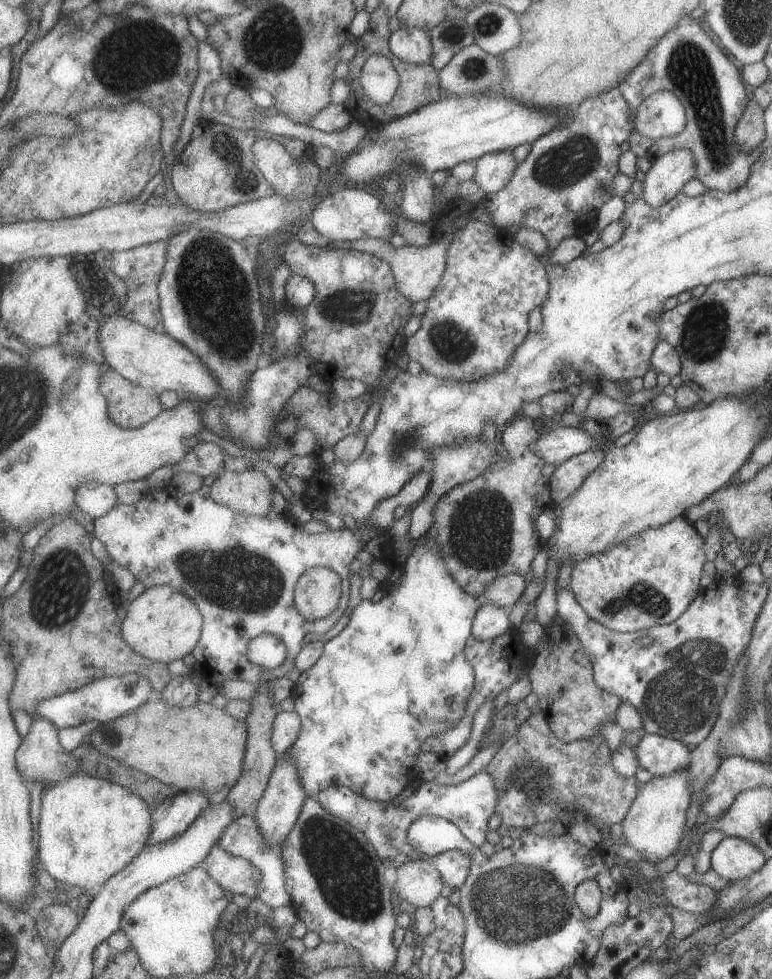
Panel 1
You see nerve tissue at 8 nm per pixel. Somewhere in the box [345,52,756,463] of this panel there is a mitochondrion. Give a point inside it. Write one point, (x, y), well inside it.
(562, 166)

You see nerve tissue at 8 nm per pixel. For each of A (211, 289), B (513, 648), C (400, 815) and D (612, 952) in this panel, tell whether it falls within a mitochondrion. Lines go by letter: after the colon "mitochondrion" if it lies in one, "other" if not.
A: mitochondrion
B: other
C: other
D: other

